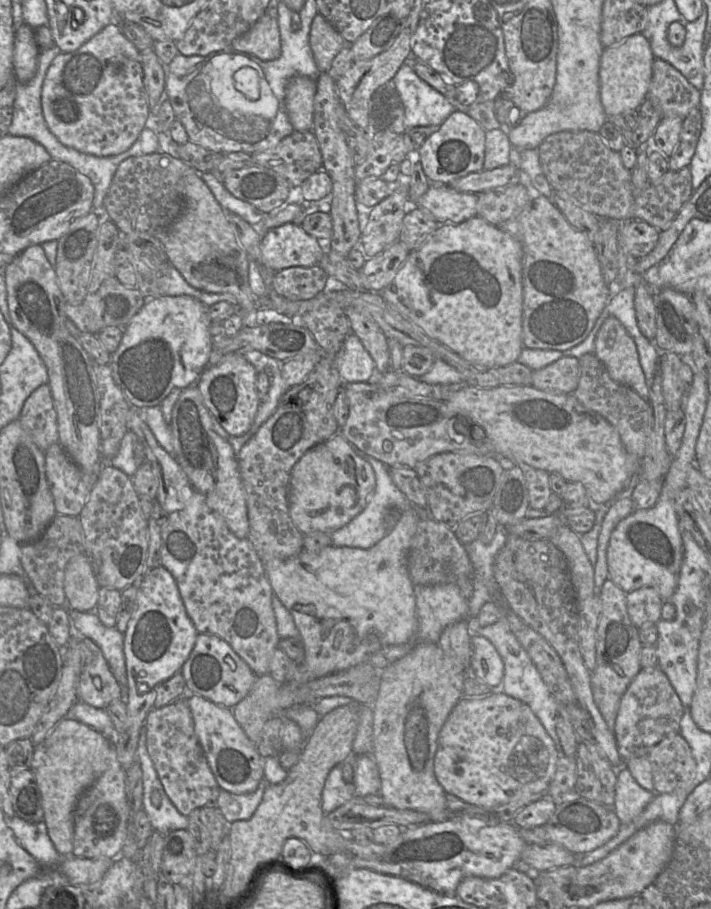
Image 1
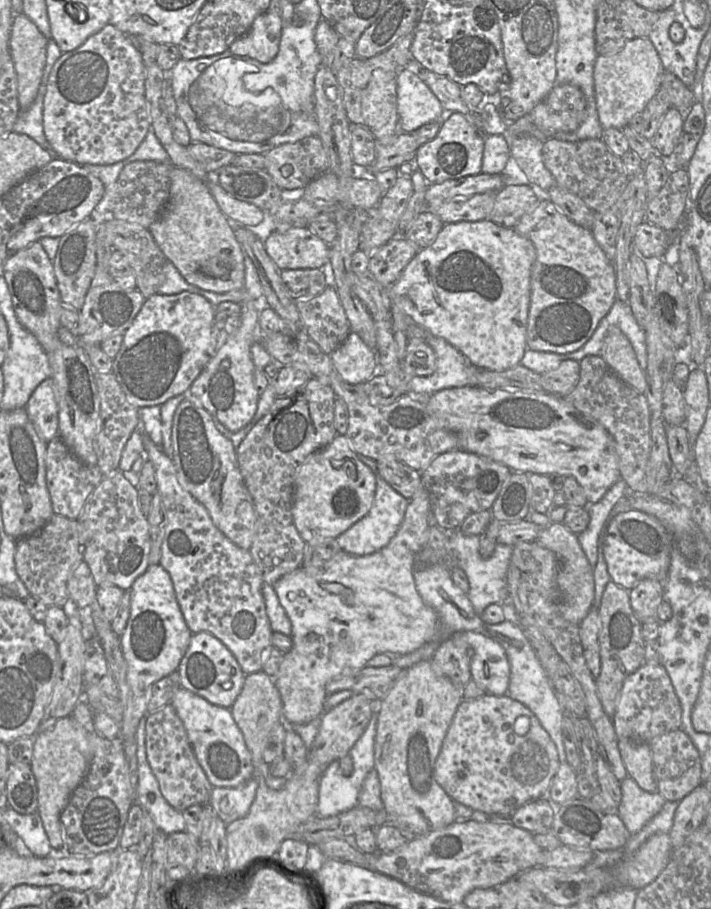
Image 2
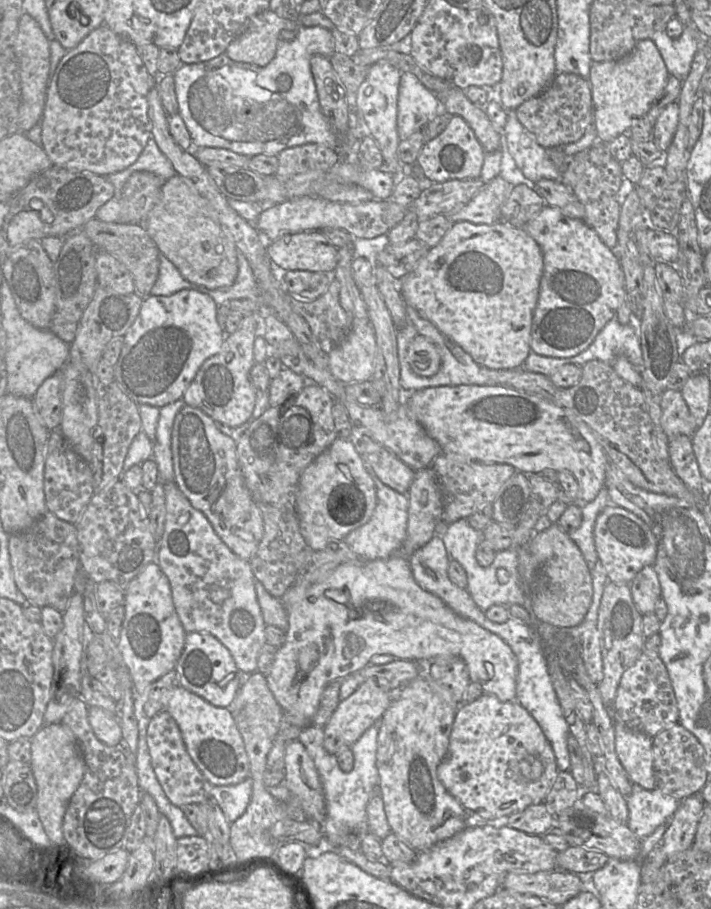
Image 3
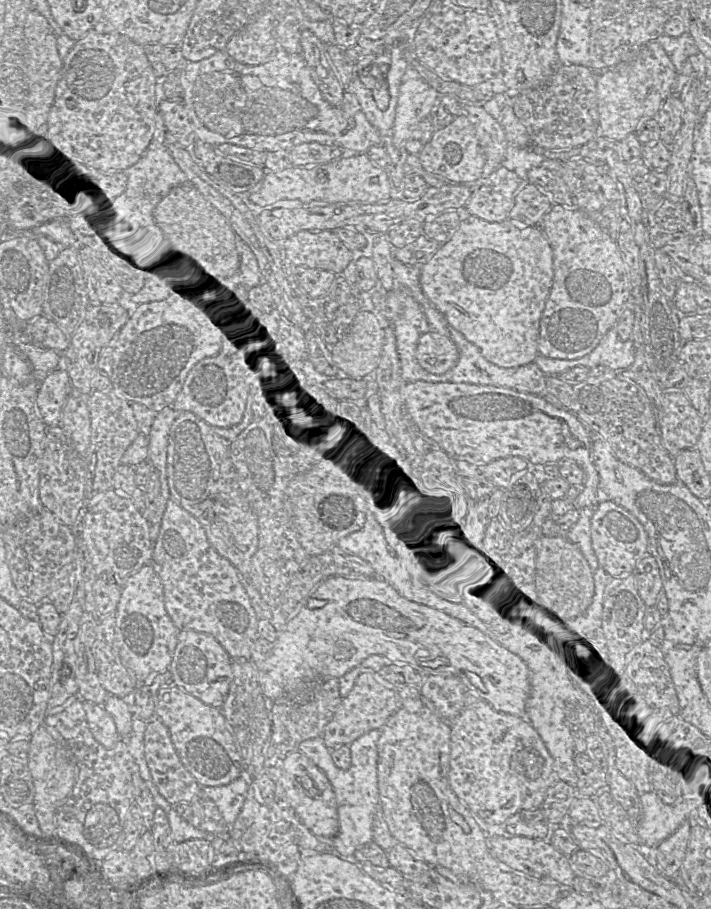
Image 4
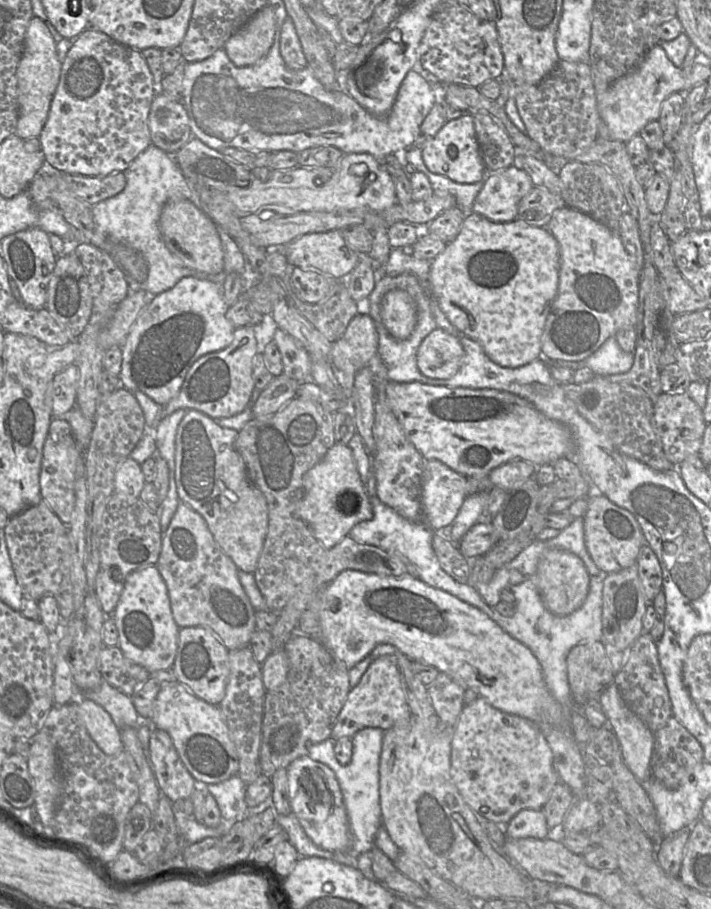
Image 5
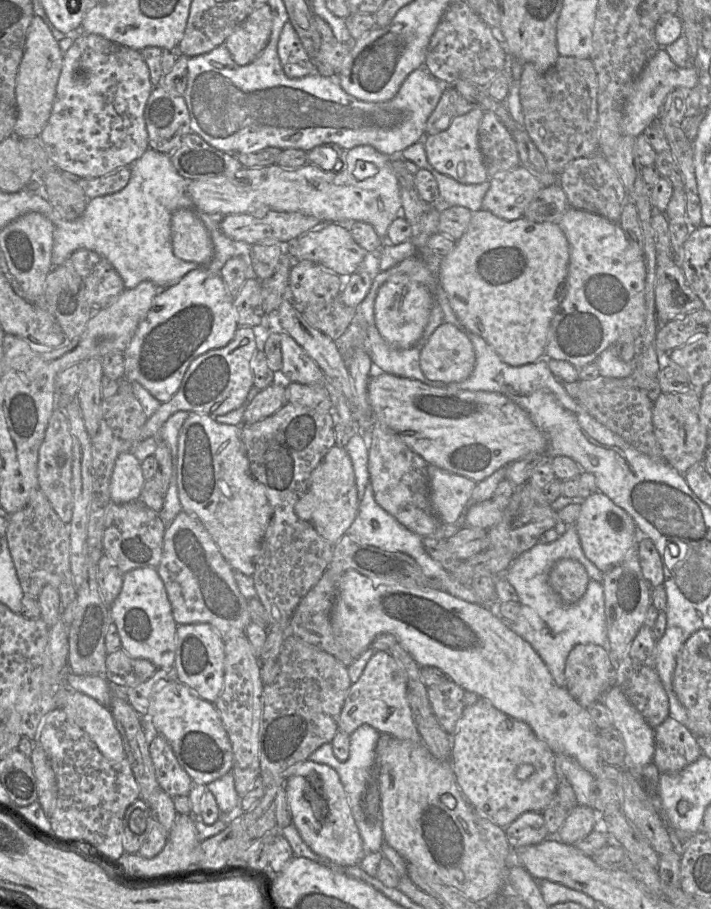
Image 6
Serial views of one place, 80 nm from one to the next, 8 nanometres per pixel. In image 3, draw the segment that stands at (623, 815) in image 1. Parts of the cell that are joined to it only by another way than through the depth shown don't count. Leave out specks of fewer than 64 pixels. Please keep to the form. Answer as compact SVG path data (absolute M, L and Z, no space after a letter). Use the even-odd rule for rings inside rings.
M634 784L631 794L626 797L628 827L639 839L644 839L660 825L668 824L680 802L658 788L647 790Z

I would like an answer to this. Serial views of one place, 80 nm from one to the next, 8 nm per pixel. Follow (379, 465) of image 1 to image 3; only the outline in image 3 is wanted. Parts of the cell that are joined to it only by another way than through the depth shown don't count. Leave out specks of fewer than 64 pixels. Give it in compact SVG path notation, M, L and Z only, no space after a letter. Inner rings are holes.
M361 456L363 467L371 476L376 488L376 507L370 520L352 530L343 541L363 560L386 559L399 552L407 534L409 499L381 482L375 474L367 456Z

